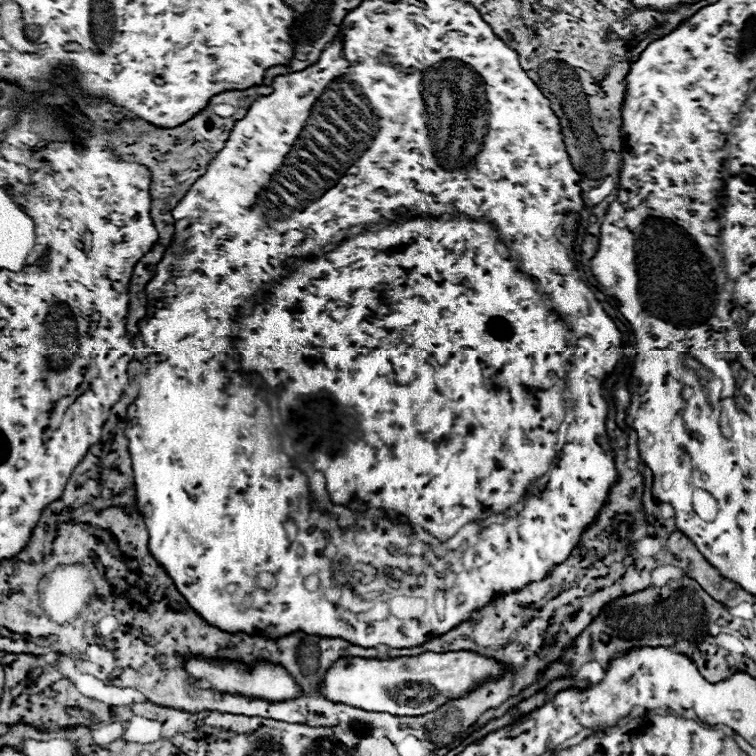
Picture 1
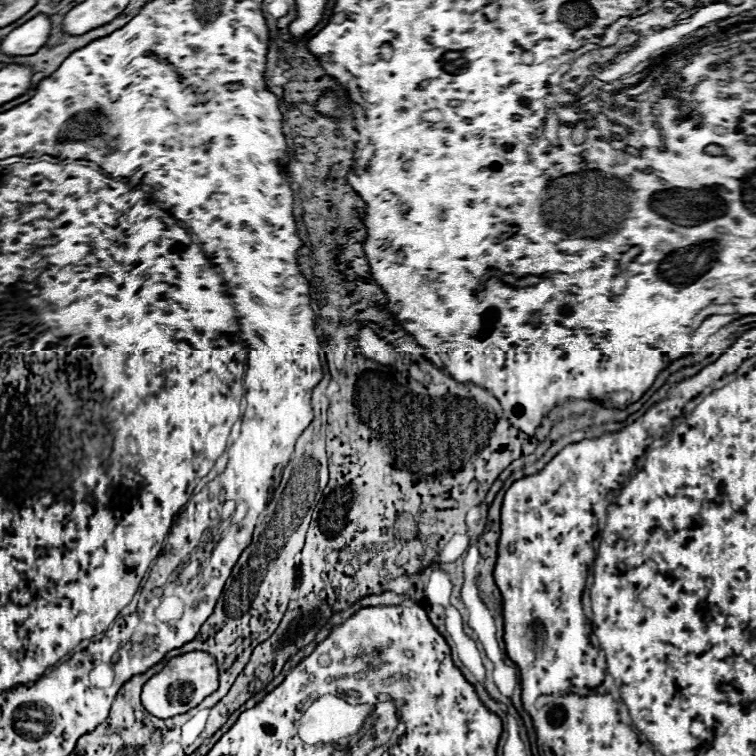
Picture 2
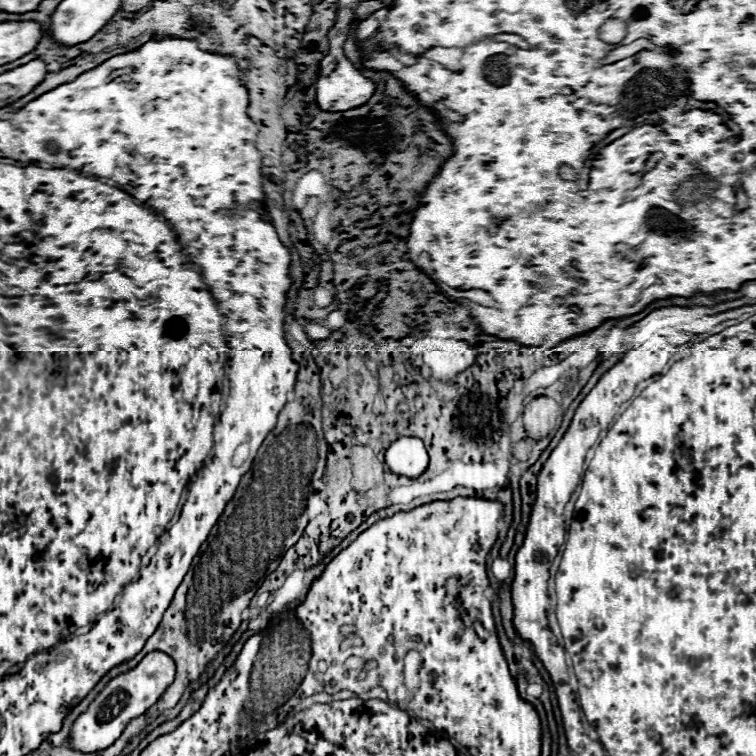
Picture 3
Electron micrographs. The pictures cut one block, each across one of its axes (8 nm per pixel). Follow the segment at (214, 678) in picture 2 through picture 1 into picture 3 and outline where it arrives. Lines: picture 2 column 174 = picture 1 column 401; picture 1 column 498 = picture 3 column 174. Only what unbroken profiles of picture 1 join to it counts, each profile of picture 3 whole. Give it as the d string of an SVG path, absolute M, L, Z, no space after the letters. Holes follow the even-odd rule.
M164 652L146 654L136 668L112 678L104 686L104 690L94 698L88 710L74 720L68 734L68 744L78 752L100 752L112 746L132 718L142 716L152 704L156 704L156 700L172 684L174 672L176 672L176 664L168 654Z

